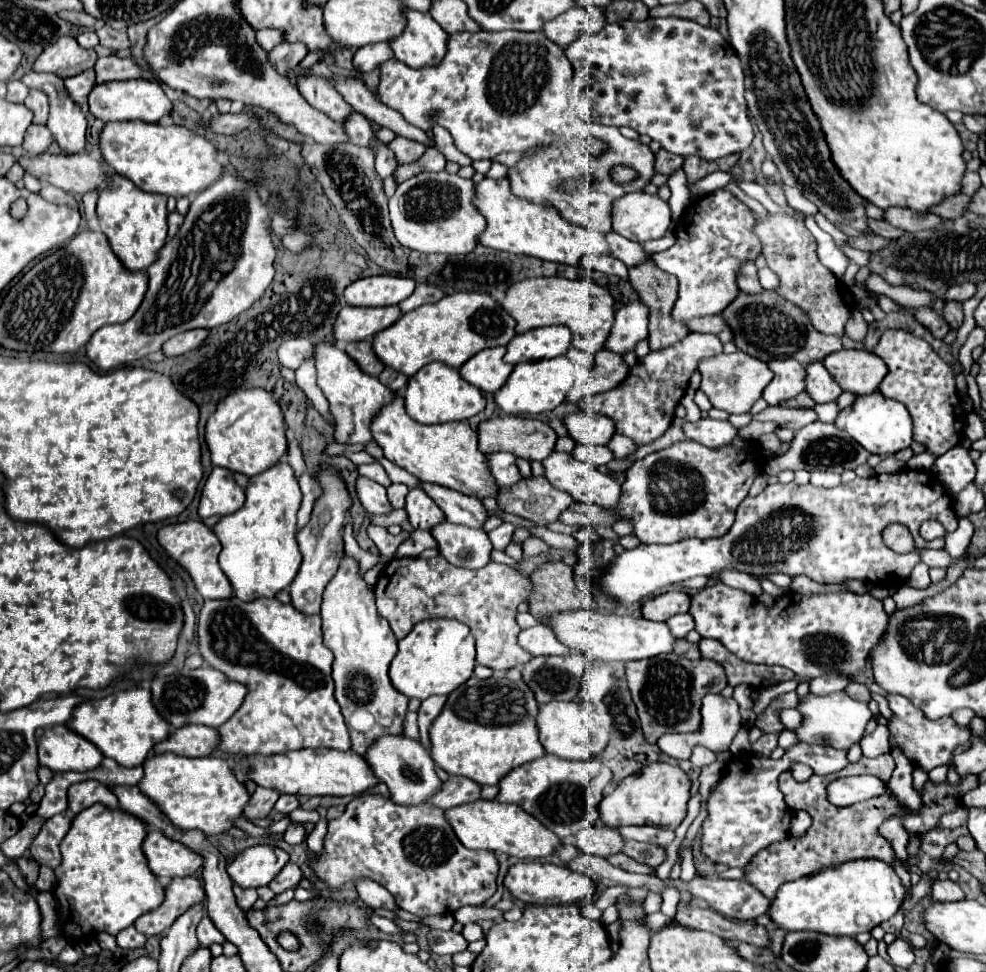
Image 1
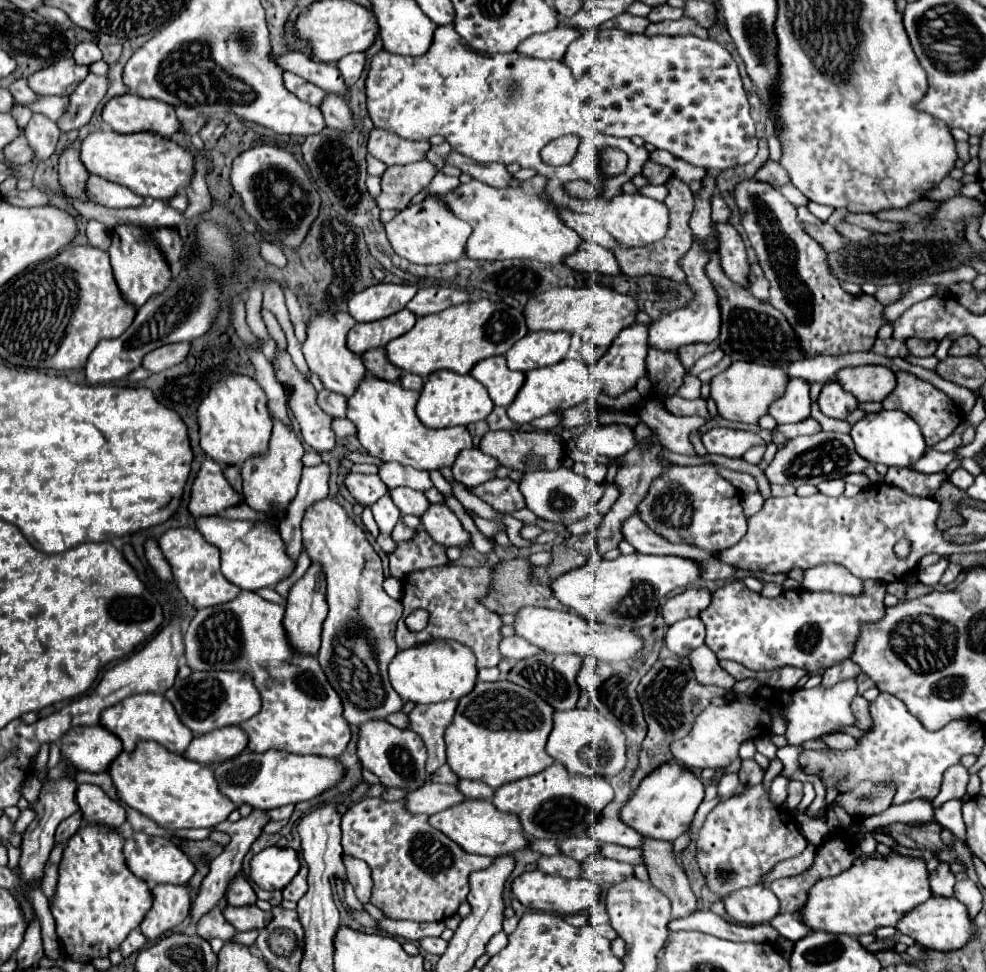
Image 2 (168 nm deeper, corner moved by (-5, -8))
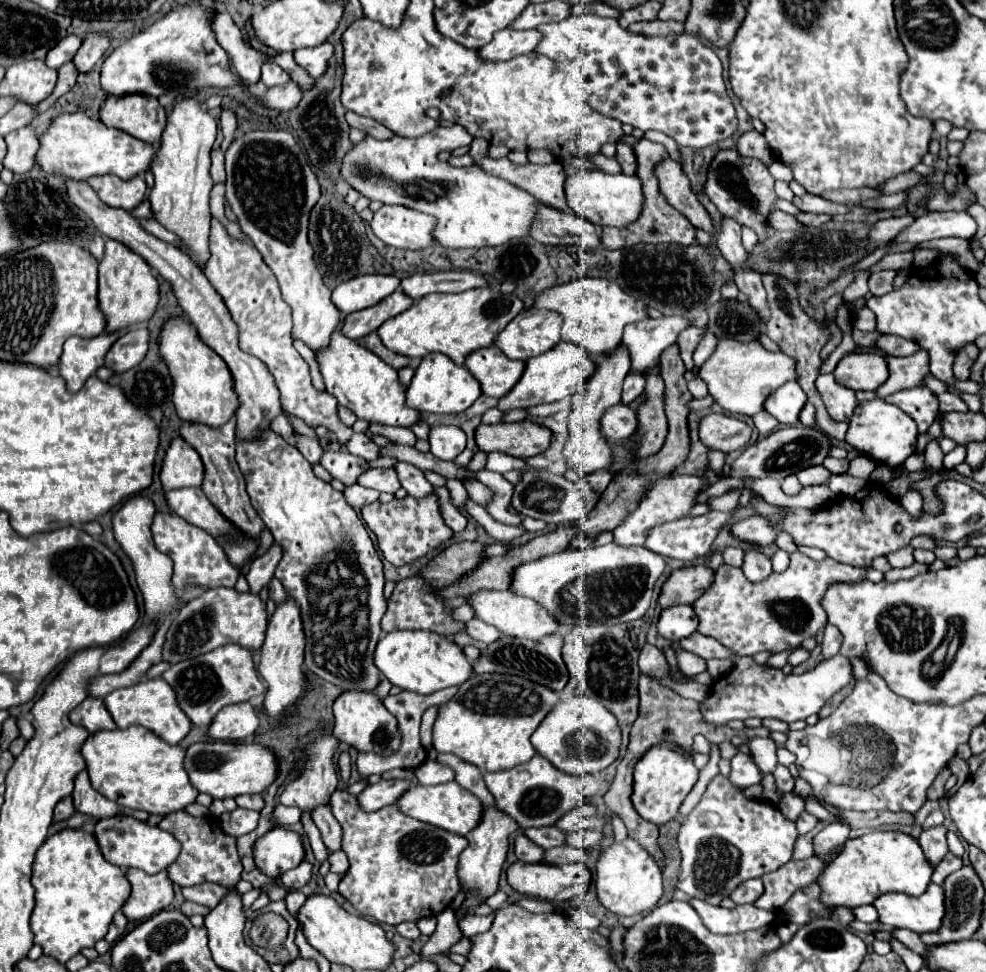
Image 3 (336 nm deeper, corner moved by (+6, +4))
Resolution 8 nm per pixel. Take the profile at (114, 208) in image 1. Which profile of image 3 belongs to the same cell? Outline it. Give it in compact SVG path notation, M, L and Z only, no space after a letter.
M117 240L105 242L105 254L99 262L99 308L105 314L105 332L127 330L131 326L147 322L159 302L159 282L151 272L151 266L137 256L131 248Z

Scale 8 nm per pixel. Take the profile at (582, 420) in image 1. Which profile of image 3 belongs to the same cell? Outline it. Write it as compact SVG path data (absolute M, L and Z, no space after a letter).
M617 404L617 406L611 406L605 410L605 414L601 418L603 438L607 438L609 442L617 442L617 440L631 436L635 430L637 430L635 410L631 410L625 404Z

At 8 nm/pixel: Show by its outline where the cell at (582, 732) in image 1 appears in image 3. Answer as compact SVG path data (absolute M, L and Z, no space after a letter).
M571 696L553 706L553 710L533 732L531 742L541 756L545 756L555 768L563 772L597 774L617 760L621 746L621 730L615 716L603 704L587 696Z

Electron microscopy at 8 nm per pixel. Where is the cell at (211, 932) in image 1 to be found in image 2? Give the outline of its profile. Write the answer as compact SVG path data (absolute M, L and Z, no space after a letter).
M216 906L212 912L204 914L204 916L198 920L196 932L198 932L202 938L206 938L206 940L210 940L210 938L222 938L224 942L228 942L228 940L234 938L236 930L232 928L232 924L226 922L226 918L222 916L220 910L222 910L222 908Z

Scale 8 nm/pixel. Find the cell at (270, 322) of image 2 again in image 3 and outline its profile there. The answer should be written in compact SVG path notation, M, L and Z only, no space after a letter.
M143 200L133 212L131 212L137 220L155 220L155 212L151 210L151 202Z

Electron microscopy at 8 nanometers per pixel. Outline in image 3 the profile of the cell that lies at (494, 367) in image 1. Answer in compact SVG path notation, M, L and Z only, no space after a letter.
M487 346L467 356L465 368L479 380L483 394L501 398L517 384L525 362L507 358L497 346Z

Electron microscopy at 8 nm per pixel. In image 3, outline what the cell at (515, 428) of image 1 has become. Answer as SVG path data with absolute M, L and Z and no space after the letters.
M523 420L515 424L481 424L475 430L475 442L481 452L503 452L515 458L531 458L543 454L551 444L551 430L533 422Z

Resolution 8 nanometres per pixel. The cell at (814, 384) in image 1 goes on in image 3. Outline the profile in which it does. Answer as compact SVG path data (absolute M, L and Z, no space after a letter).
M821 374L815 382L825 408L829 412L829 416L833 420L843 420L849 422L849 418L853 416L853 410L857 406L857 398L855 398L855 390L849 390L841 384L835 382L833 374Z

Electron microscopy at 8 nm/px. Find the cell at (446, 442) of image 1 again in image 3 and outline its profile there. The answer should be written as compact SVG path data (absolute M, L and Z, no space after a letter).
M339 328L333 332L333 342L321 354L317 354L321 374L325 378L325 390L337 398L341 406L351 410L359 420L381 426L411 428L423 422L421 412L405 408L405 386L401 384L397 370L379 360L373 352L359 346L355 340L345 338Z

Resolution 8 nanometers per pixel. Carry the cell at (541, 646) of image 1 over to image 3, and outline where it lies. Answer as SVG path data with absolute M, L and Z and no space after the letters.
M473 618L467 622L467 634L479 642L485 642L485 644L493 644L501 638L501 632L497 628L493 628L491 624L485 624L479 618Z

